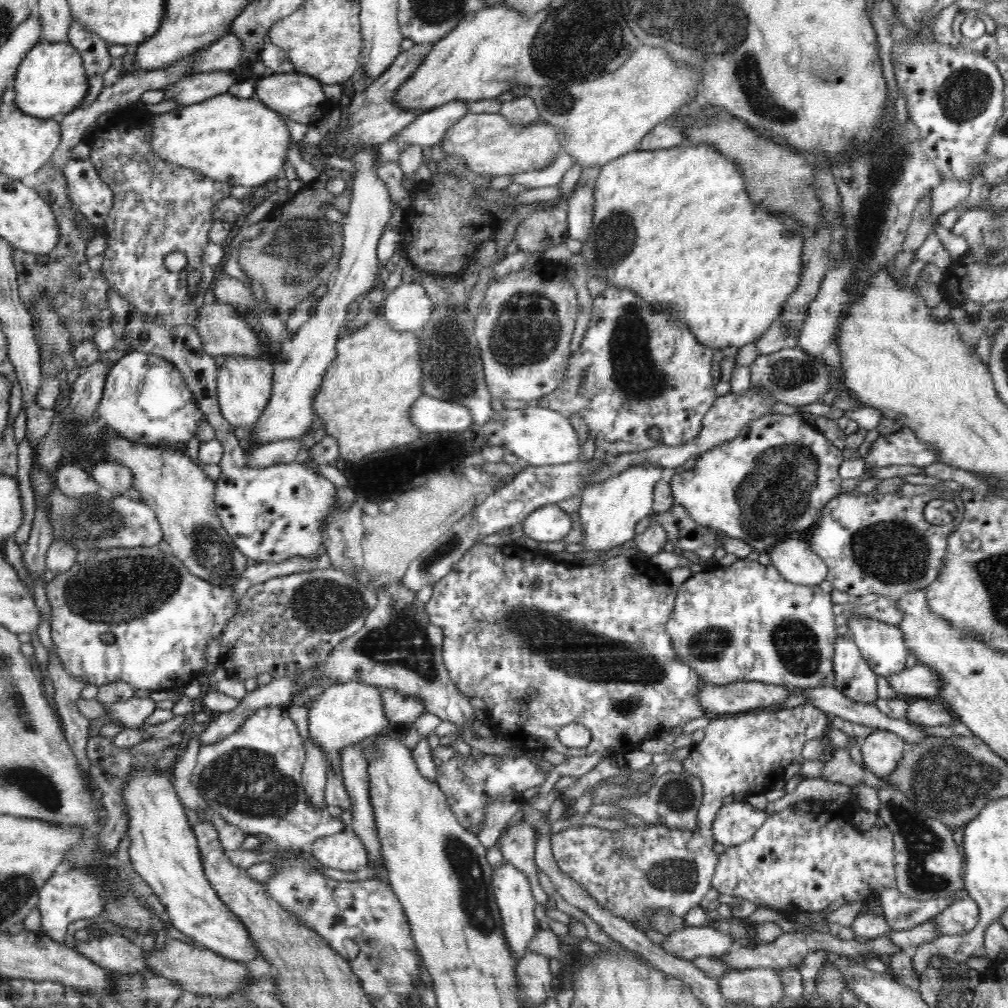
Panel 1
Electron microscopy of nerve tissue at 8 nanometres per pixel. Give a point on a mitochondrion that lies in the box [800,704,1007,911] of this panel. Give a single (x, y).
(948, 778)

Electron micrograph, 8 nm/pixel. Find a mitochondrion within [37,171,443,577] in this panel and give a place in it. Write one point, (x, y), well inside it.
(299, 248)

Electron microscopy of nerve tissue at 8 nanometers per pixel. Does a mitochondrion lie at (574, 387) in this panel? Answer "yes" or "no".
no

